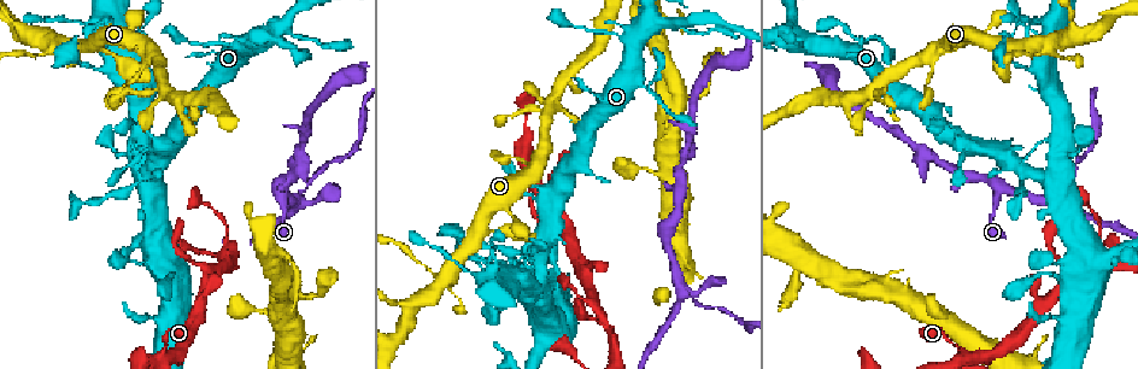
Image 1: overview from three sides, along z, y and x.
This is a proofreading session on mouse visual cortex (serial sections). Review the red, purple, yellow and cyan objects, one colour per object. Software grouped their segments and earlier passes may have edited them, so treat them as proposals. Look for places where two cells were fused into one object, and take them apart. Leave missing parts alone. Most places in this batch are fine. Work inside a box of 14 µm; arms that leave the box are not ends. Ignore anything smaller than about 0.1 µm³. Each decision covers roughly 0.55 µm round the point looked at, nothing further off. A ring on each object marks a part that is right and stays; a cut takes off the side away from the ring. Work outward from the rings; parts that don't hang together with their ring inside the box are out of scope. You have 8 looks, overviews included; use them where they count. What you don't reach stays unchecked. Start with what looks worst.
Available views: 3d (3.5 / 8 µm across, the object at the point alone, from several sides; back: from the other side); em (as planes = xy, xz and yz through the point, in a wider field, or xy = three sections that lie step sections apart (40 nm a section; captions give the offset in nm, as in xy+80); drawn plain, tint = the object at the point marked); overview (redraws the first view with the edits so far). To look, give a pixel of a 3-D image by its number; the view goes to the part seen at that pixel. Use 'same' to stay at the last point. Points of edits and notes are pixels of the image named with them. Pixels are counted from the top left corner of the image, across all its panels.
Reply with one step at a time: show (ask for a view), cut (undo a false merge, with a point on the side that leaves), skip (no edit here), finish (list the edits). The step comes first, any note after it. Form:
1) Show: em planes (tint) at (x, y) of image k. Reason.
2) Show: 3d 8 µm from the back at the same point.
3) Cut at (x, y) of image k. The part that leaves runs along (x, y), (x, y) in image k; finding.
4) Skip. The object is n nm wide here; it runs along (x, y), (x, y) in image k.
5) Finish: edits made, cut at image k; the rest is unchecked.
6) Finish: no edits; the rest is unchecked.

Show: 3d 3.5 µm at (650, 88) of image 1.

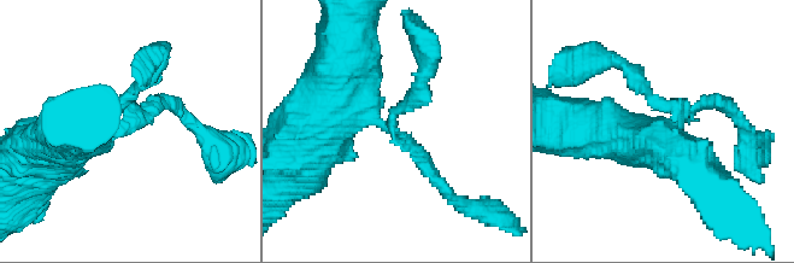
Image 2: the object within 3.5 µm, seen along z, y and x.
Show: em xy step 1 (plain) at (397, 136) of image 2. 3 arms meet here; the arms are 150, 200, 450 nm wide; now the EM.

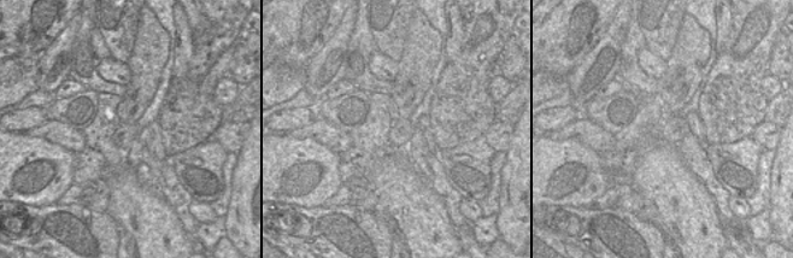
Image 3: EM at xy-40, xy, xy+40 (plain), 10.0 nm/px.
Show: em xy step 1 (tint) at the same point.

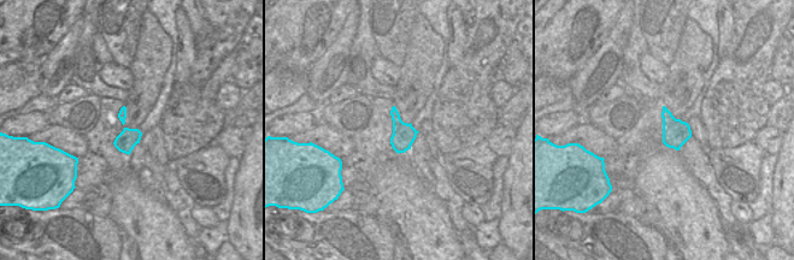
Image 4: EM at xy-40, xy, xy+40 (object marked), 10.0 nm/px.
Skip. It runs along (330, 101), (400, 135), (448, 191) in image 2; all the same cell.

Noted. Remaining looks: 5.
Show: 3d 8 µm at (682, 292) of image 1. Looks like a crossing.

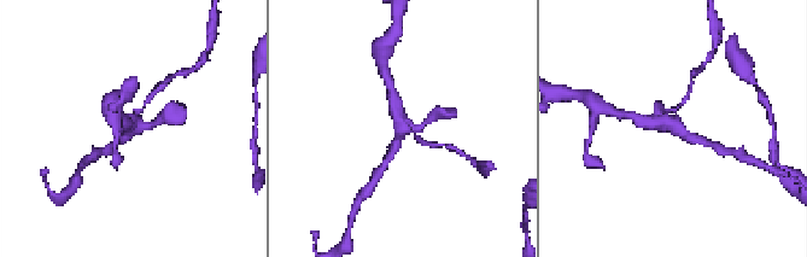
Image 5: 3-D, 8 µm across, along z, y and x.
Show: 3d 3.5 µm at (673, 125) of image 5. Closer look.

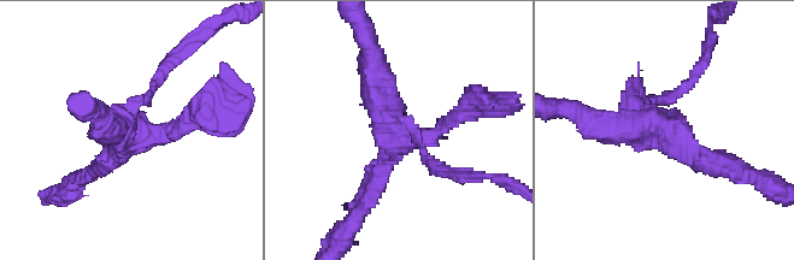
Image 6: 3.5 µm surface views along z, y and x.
Cut at (687, 83) of image 6. Two cells meet here.

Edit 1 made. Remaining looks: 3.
Show: em xy step 3 (tint) at (1044, 48) of image 1. Calibre changes.

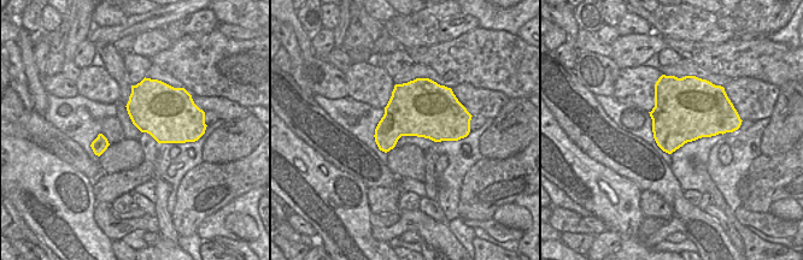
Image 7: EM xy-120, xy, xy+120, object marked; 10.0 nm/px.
Show: 3d 3.5 µm at the same point. Wider look.

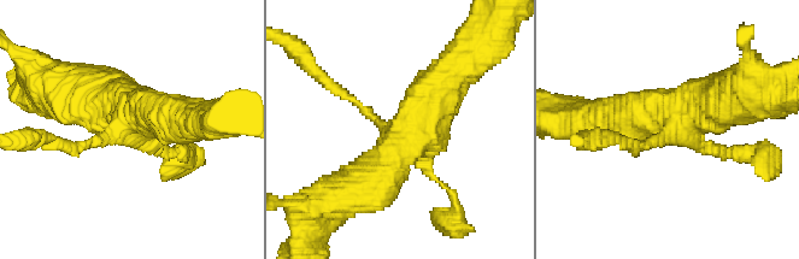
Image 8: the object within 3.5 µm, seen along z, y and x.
Cut at (336, 88) of image 8. The part that leaves runs along (366, 113), (327, 83), (297, 49) in image 8; two cells meet here.

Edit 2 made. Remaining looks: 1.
Finish: edits made, cut at image 6, cut at image 8; the rest is unchecked.

